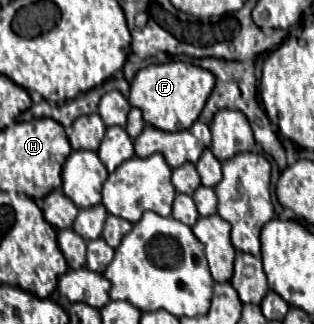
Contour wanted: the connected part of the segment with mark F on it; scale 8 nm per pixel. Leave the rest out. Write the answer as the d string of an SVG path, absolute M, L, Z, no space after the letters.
M168 62L168 64L152 64L134 76L130 84L130 96L128 102L142 112L142 118L146 124L166 130L166 132L178 132L188 130L200 116L216 78L194 64L188 62Z

